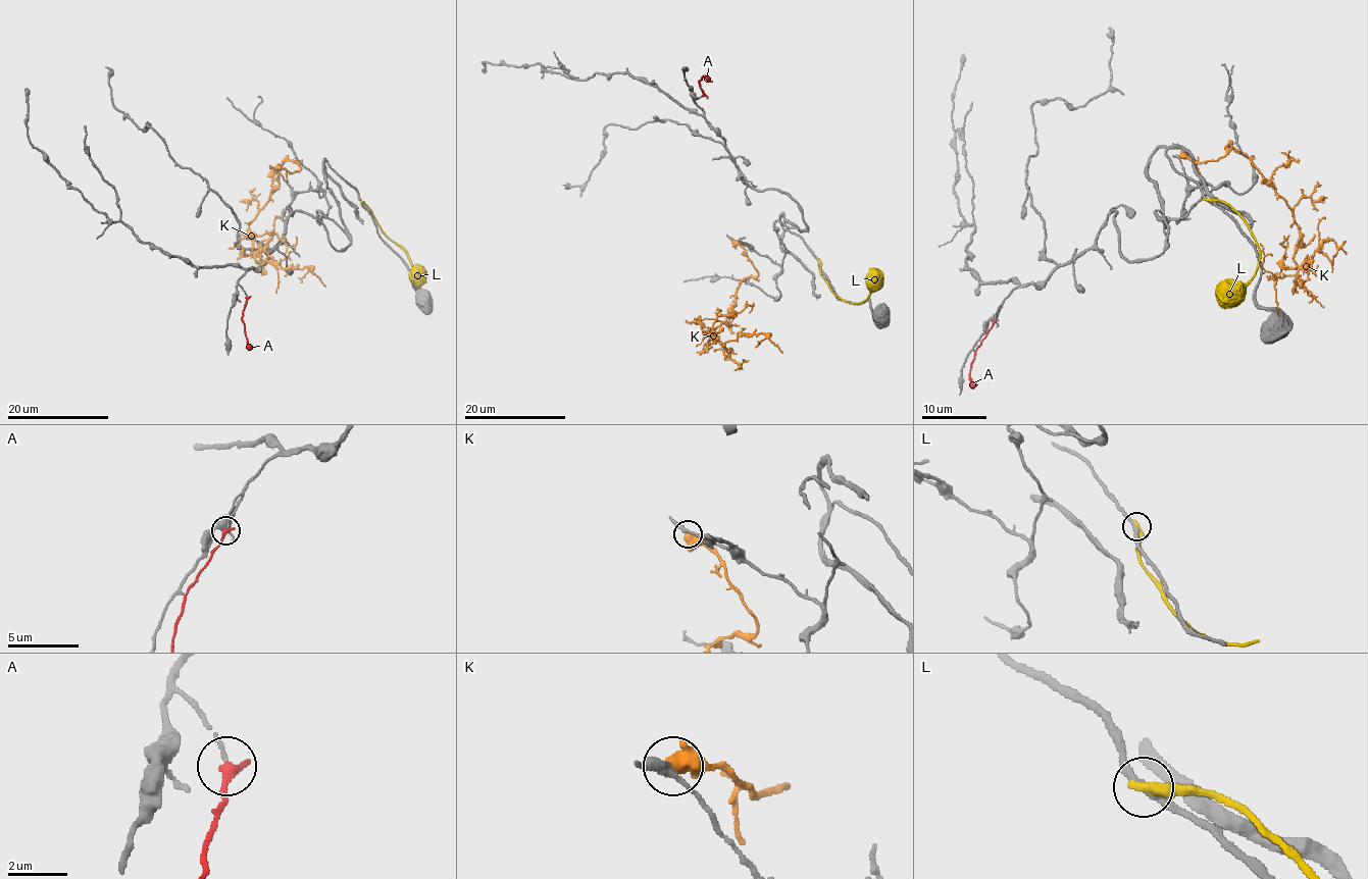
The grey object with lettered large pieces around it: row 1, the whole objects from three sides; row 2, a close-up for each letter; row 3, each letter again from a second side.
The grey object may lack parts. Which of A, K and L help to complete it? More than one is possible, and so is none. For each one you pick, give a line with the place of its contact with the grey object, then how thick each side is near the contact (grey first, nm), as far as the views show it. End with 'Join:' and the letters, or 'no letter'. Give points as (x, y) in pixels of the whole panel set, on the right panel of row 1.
Join: no letter

